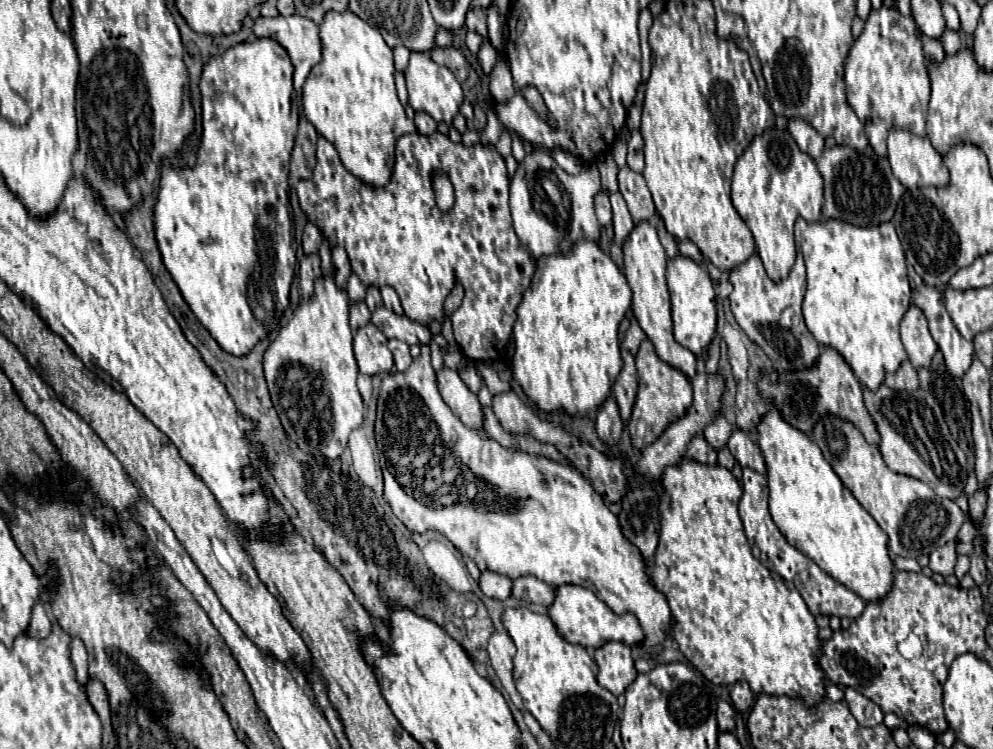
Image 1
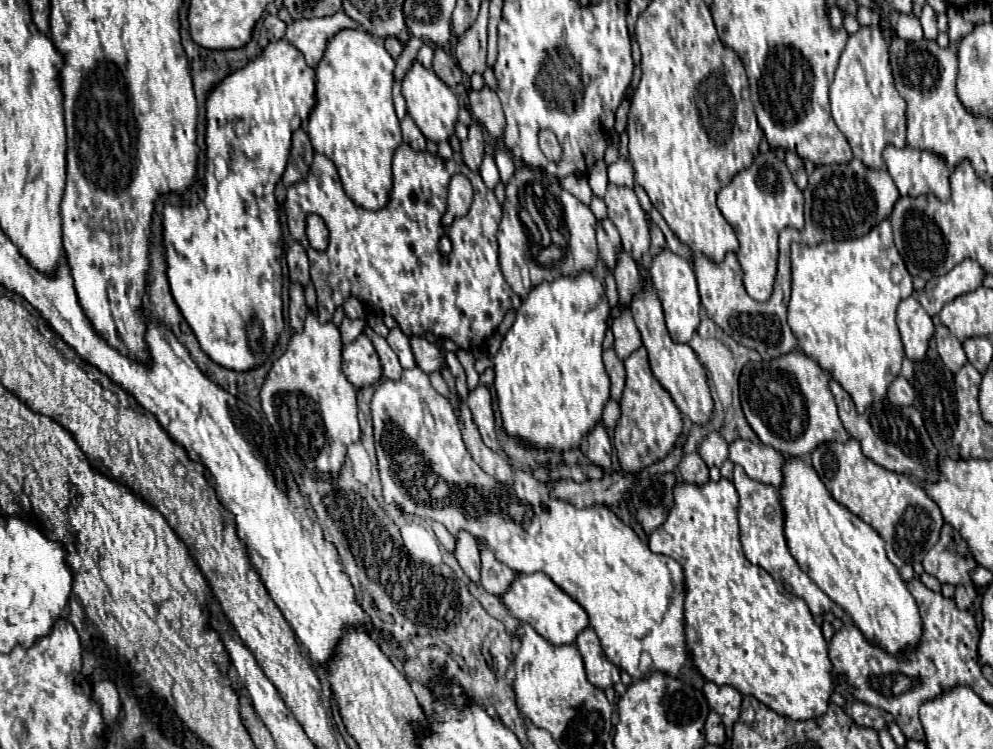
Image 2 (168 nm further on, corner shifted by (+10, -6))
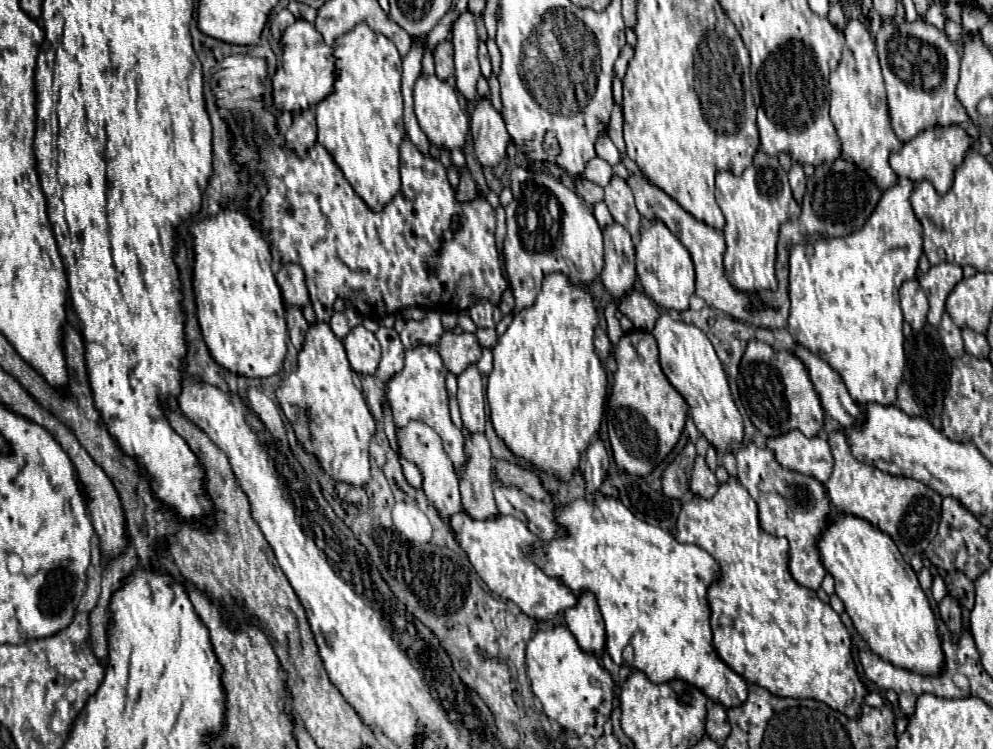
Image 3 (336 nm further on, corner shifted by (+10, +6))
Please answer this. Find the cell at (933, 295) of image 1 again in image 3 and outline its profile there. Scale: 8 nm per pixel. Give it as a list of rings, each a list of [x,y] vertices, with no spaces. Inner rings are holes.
[[[948,313],[942,315],[942,323],[938,327],[940,331],[940,337],[942,337],[942,343],[948,351],[950,357],[960,357],[964,353],[964,343],[962,343],[962,335],[960,335],[960,327],[956,327],[950,319]]]

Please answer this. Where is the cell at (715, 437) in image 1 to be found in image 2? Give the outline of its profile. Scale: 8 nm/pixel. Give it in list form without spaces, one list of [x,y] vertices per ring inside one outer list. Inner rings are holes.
[[[710,433],[700,445],[700,457],[708,467],[722,467],[728,459],[728,443],[720,437],[720,433]]]

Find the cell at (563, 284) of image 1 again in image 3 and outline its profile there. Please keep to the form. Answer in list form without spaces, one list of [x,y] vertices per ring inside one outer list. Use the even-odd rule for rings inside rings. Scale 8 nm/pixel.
[[[550,273],[542,281],[542,289],[532,307],[518,311],[512,317],[506,333],[500,335],[494,353],[494,369],[488,375],[486,397],[490,405],[490,419],[496,433],[504,439],[510,451],[538,469],[570,479],[578,469],[582,451],[590,445],[600,429],[608,379],[604,367],[594,351],[594,329],[598,327],[598,311],[594,297],[582,283],[574,283],[562,273]]]

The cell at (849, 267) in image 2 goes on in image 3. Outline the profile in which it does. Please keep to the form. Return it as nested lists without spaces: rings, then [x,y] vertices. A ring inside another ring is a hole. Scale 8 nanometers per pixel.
[[[898,179],[898,183],[890,189],[884,191],[882,199],[878,201],[874,213],[866,221],[866,225],[846,237],[832,237],[832,239],[818,239],[814,243],[798,243],[790,251],[790,319],[788,319],[788,329],[794,341],[802,347],[806,347],[810,353],[818,355],[824,359],[834,371],[840,373],[842,381],[846,383],[852,399],[862,405],[862,401],[874,401],[878,405],[894,405],[896,401],[896,385],[902,381],[902,371],[904,371],[904,335],[902,335],[902,311],[898,303],[898,289],[904,281],[912,281],[918,277],[918,259],[922,255],[922,227],[912,215],[910,207],[910,191],[912,191],[912,181],[908,179]]]

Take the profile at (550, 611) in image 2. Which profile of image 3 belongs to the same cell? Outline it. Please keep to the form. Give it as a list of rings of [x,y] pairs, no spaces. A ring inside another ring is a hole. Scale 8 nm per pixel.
[[[458,513],[452,517],[452,529],[456,531],[456,541],[466,551],[470,563],[482,581],[490,587],[490,591],[506,601],[514,601],[524,615],[534,617],[540,623],[548,623],[578,603],[570,589],[548,577],[538,565],[528,559],[528,551],[540,543],[522,521],[504,515],[488,521],[474,521],[466,513]]]

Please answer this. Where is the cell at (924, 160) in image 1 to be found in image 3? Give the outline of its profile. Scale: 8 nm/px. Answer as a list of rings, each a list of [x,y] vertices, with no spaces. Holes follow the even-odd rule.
[[[958,125],[926,129],[918,133],[914,139],[910,139],[908,143],[904,143],[904,147],[898,153],[890,155],[890,167],[896,171],[898,177],[906,177],[914,183],[928,179],[934,183],[938,193],[946,193],[952,187],[954,171],[962,163],[964,155],[970,151],[970,145],[972,145],[970,135]]]

